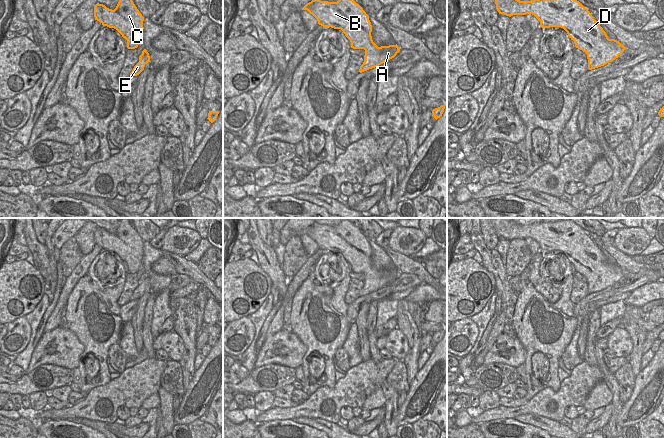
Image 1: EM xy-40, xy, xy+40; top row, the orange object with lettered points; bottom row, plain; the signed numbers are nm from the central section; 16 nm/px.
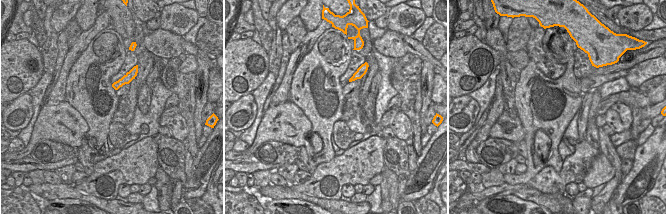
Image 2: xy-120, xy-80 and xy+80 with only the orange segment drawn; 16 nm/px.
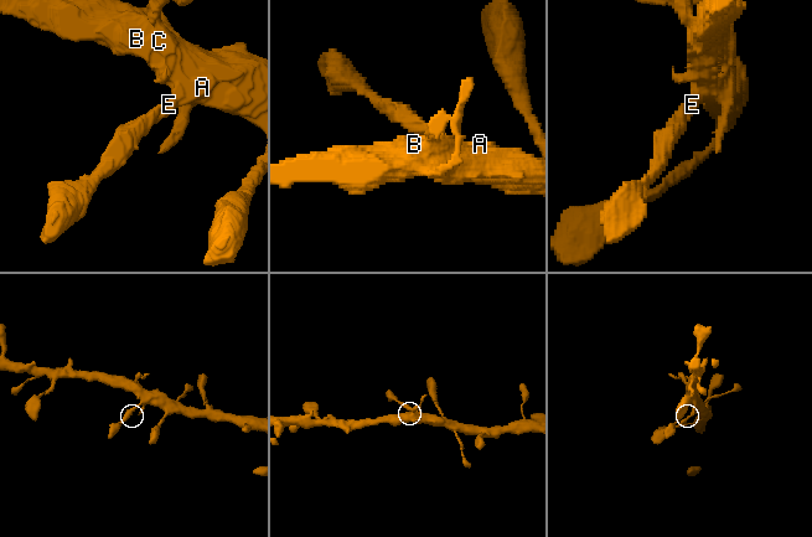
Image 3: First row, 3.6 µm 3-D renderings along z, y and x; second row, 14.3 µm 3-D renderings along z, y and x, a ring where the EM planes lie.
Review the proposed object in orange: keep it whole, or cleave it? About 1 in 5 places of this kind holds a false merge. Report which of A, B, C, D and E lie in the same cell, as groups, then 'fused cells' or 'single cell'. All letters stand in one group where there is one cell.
A B C D E; single cell

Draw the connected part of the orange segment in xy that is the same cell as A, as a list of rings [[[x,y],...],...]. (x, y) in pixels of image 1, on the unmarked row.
[[[341,220],[337,226],[314,223],[302,234],[307,234],[323,251],[341,253],[351,266],[351,272],[364,273],[362,297],[394,282],[399,276],[398,269],[378,271],[372,264],[372,249],[363,232],[348,220]]]

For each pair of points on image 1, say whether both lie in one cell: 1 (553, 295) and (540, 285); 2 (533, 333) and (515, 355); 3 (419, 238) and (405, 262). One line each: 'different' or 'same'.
1: same
2: different
3: different

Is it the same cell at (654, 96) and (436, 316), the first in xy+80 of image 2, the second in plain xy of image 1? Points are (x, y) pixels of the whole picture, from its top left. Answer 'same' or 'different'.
same

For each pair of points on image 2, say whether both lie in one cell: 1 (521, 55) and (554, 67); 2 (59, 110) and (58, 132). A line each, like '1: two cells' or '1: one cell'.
1: two cells
2: one cell

